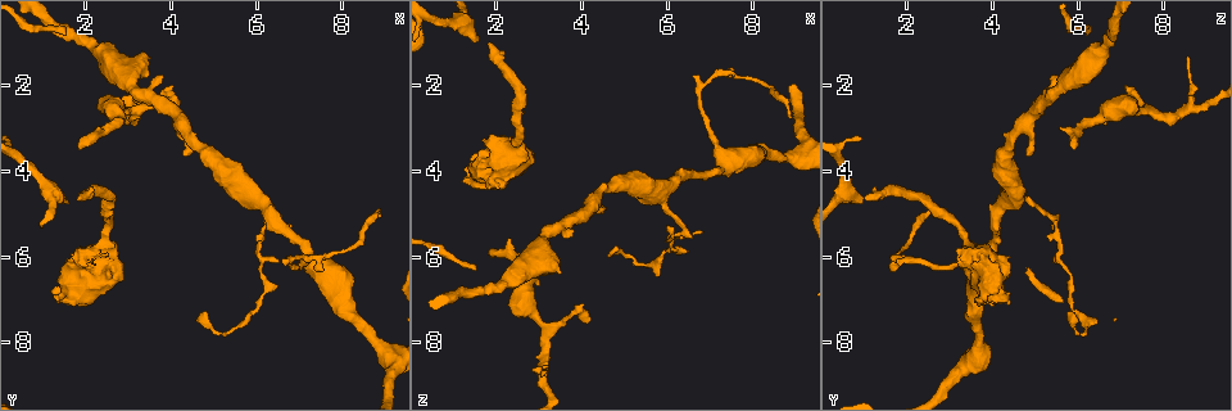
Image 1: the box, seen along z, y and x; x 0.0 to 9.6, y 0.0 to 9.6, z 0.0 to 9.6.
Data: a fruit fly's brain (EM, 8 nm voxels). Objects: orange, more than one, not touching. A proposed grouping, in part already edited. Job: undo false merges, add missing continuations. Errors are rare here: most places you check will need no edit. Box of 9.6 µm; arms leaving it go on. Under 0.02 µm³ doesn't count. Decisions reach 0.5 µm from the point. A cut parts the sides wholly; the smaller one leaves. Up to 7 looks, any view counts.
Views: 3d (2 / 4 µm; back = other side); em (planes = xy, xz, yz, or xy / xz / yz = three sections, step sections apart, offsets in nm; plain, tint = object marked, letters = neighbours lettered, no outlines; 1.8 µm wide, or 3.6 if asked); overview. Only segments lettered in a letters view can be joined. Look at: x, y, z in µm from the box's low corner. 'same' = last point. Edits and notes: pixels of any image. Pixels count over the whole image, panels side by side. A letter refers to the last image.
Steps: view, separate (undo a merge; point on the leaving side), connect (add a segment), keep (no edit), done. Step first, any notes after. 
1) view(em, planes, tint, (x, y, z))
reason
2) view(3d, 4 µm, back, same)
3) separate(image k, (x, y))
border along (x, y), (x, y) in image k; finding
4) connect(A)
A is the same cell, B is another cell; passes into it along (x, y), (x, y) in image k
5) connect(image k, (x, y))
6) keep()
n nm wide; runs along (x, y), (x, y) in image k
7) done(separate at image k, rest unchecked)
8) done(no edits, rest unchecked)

view(3d, 4 µm, (8.95, 5.00, 2.75))
free end

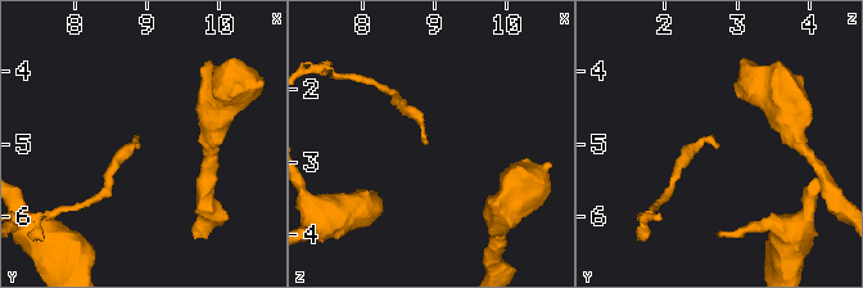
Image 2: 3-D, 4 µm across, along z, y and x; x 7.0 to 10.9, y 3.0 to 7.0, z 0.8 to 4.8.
view(em, xz, step 8, letters, (8.90, 5.05, 2.75))

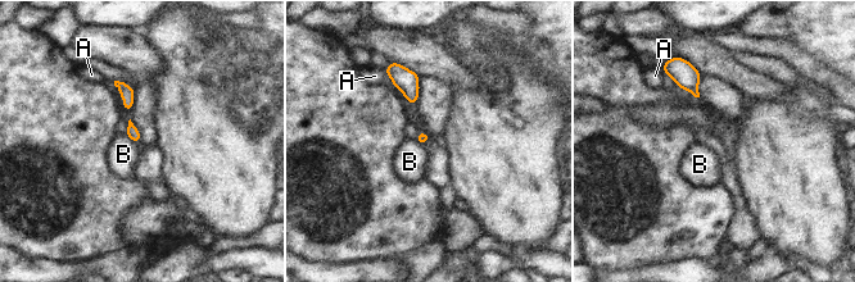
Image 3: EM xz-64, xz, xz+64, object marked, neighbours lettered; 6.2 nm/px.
view(em, planes, letters, same)
cut it another way

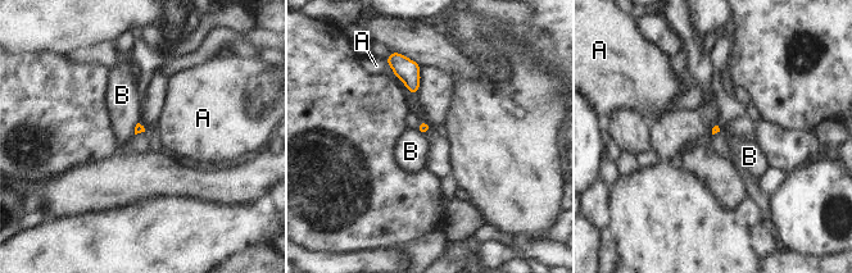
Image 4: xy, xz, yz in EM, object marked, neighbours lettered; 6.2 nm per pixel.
keep()
A and B are other cells; border along (417, 130), (422, 135) in image 4; no lettered segment goes on from it

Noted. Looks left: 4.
view(3d, 2 µm, (1.85, 3.50, 5.85))
an open end

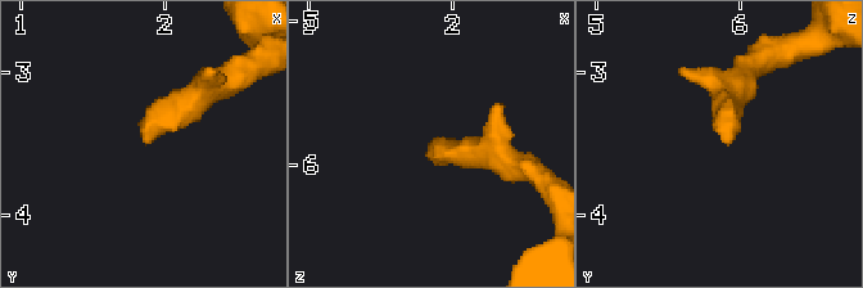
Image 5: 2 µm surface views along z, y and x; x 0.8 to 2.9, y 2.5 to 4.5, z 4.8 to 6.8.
view(em, planes, letters, (1.86, 3.50, 5.88))

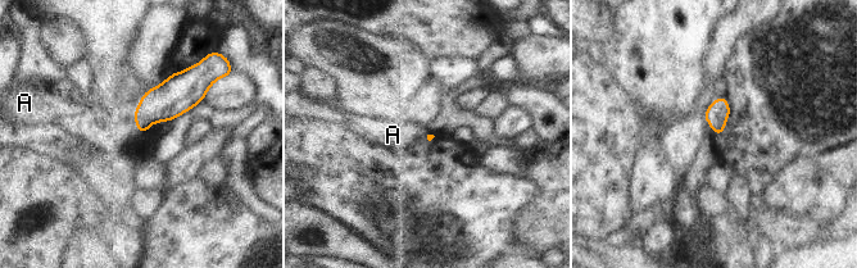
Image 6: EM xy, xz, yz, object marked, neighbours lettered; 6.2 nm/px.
connect(A)
A is the same cell; passes into it along (168, 100), (136, 123), (98, 128) in image 6; the neuron continues

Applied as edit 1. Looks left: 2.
view(overview)

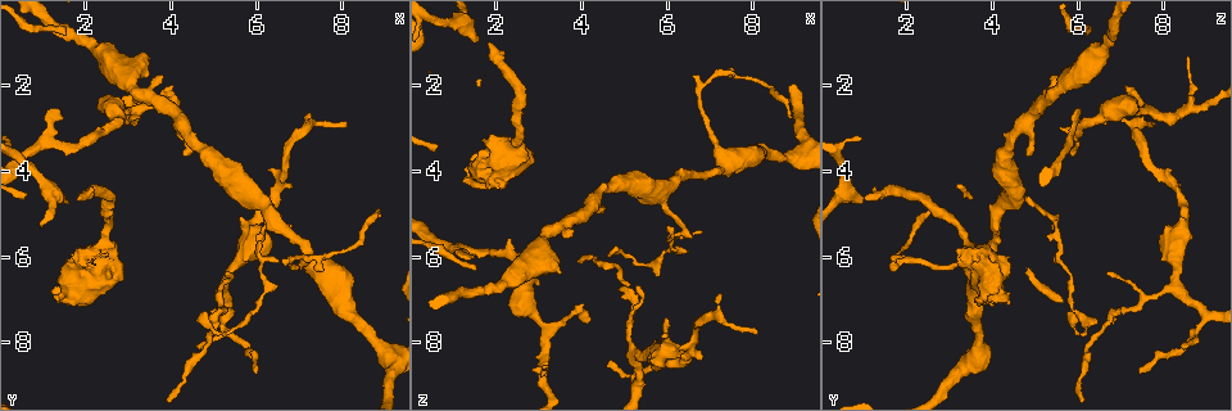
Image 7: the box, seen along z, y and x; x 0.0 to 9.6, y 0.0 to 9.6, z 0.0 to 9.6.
view(em, planes, letters, (4.30, 3.65, 4.80))

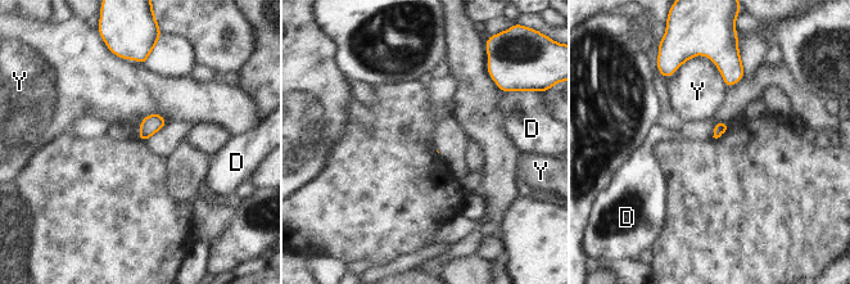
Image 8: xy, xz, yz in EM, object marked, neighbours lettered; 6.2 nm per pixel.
keep()
D and Y are other cells; border along (699, 54), (714, 63), (728, 88) in image 8; none of them fits

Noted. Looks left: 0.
done(connect at image 6, rest unchecked)

